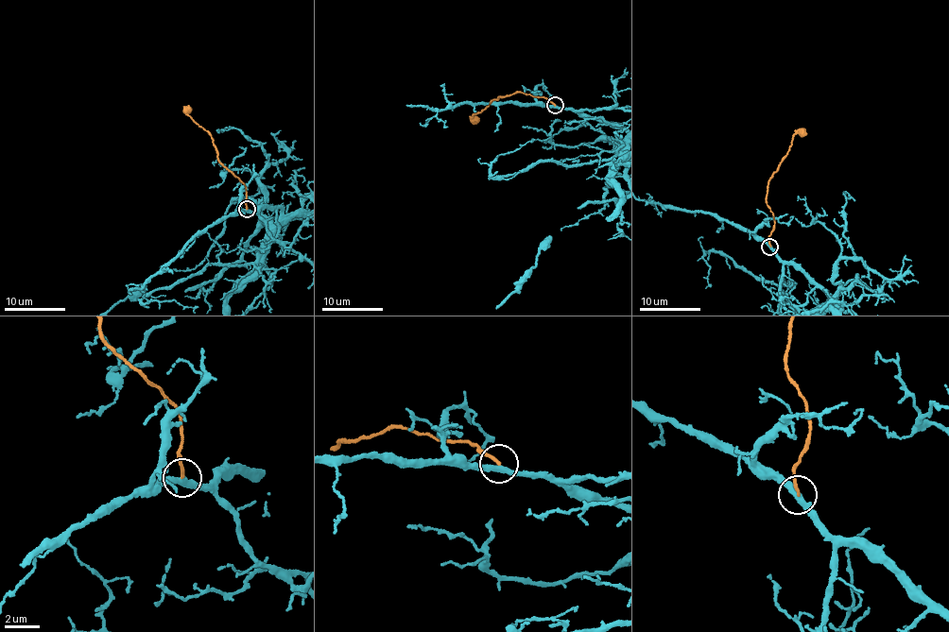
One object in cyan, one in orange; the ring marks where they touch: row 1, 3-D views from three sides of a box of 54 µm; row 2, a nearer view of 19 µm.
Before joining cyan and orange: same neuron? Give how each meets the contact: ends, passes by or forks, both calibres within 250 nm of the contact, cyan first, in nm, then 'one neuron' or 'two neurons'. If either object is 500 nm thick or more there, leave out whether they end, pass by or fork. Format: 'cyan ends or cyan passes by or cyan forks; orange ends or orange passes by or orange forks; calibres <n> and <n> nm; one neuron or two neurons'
cyan passes by; orange ends; calibres 340 and 170 nm; two neurons

